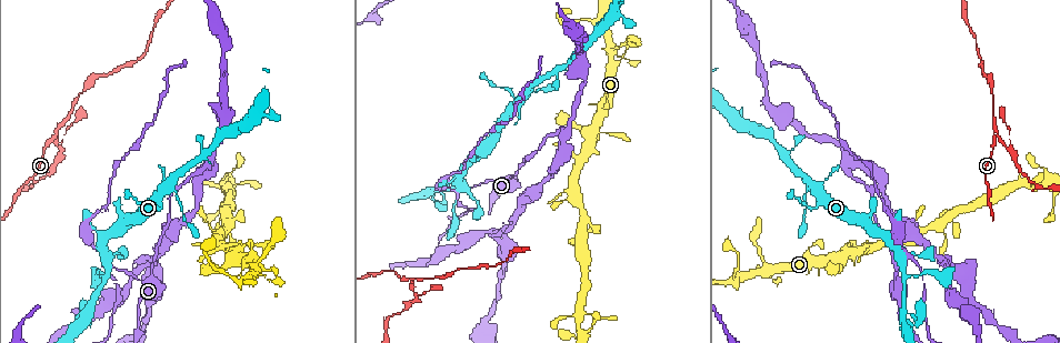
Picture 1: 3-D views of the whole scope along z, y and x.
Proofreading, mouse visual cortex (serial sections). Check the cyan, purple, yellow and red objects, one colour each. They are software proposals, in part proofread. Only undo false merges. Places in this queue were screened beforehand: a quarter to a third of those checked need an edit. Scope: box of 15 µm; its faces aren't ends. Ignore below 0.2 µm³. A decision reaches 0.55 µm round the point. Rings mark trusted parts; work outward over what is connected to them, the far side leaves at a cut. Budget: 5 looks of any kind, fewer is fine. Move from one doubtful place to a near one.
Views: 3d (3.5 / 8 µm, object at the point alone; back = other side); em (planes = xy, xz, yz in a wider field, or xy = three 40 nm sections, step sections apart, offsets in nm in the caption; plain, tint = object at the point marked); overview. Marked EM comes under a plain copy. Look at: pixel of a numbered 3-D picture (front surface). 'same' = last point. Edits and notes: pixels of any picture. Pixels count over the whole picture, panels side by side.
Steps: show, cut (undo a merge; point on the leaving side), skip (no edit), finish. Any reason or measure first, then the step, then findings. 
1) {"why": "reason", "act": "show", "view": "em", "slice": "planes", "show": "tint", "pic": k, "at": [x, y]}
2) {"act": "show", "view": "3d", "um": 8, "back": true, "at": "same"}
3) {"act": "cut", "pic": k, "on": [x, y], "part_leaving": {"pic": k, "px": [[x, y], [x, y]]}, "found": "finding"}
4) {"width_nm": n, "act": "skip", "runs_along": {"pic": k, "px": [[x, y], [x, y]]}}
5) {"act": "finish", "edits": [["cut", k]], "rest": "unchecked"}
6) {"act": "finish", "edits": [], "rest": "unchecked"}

{"why": "side arm on a straight run", "act": "show", "view": "3d", "um": 3.5, "pic": 1, "at": [458, 192]}

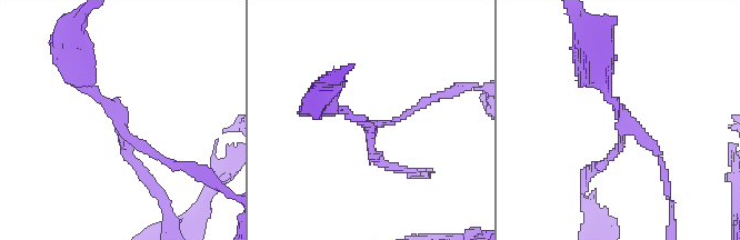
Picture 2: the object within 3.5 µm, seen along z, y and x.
{"why": "need the tissue", "act": "show", "view": "em", "slice": "xy", "step": 1, "show": "tint", "pic": 2, "at": [624, 126]}

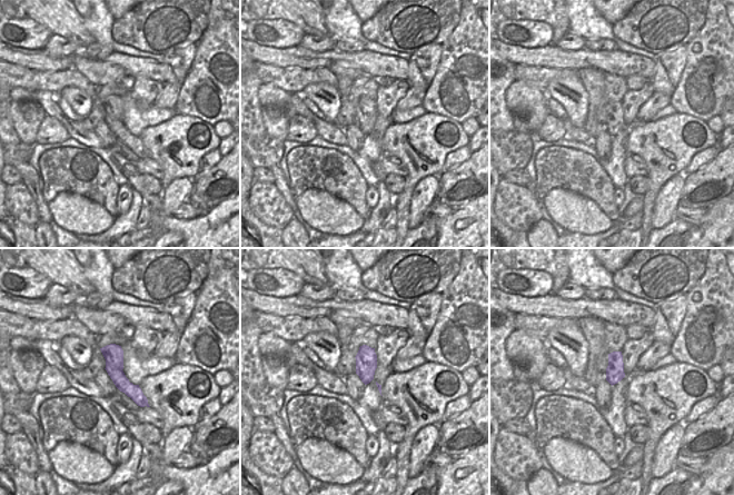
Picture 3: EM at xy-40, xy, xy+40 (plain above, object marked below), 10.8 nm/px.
{"act": "show", "view": "em", "slice": "planes", "show": "tint", "at": "same"}

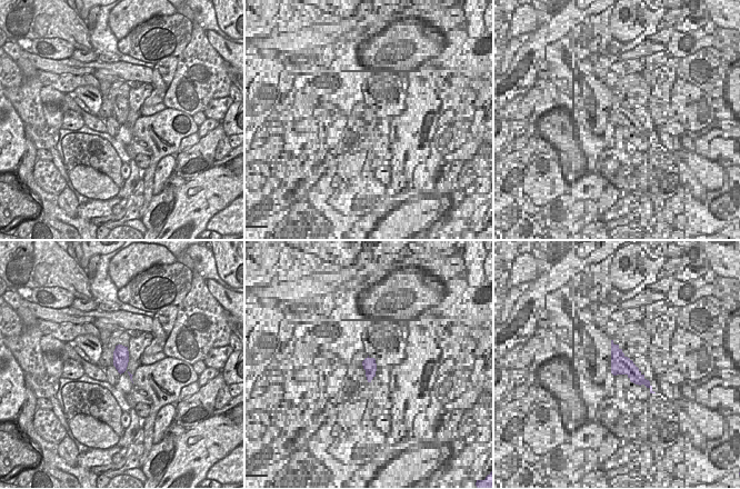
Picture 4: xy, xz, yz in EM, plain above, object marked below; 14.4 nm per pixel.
{"width_nm": 220, "act": "cut", "pic": 2, "on": [94, 89], "part_leaving": {"pic": 2, "px": [[119, 126], [74, 74], [71, 40]]}, "found": "two cells meet here"}

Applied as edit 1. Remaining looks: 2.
{"why": "abrupt turn", "act": "show", "view": "3d", "um": 3.5, "pic": 1, "at": [209, 157]}

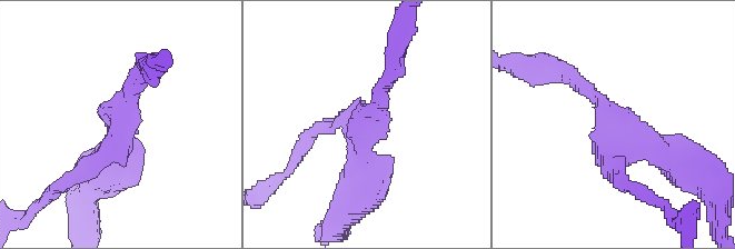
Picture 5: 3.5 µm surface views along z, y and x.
{"arms": 3, "arm_widths_nm": [200, 200, 350], "act": "show", "view": "em", "slice": "xy", "step": 3, "show": "tint", "pic": 5, "at": [372, 125]}

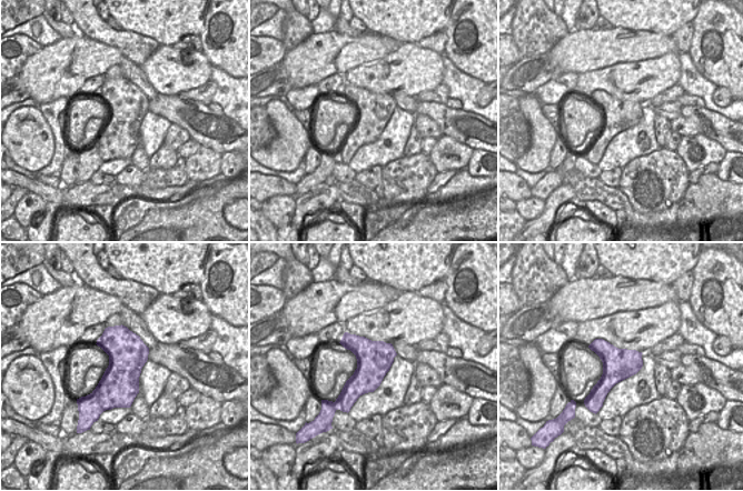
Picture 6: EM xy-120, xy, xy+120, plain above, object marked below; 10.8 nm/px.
{"act": "cut", "pic": 5, "on": [398, 71], "part_leaving": {"pic": 5, "px": [[354, 113], [371, 119], [365, 187]]}, "found": "a second cell is stuck on"}

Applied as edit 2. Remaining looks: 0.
{"act": "finish", "edits": [["cut", 2], ["cut", 5]], "rest": "unchecked"}

